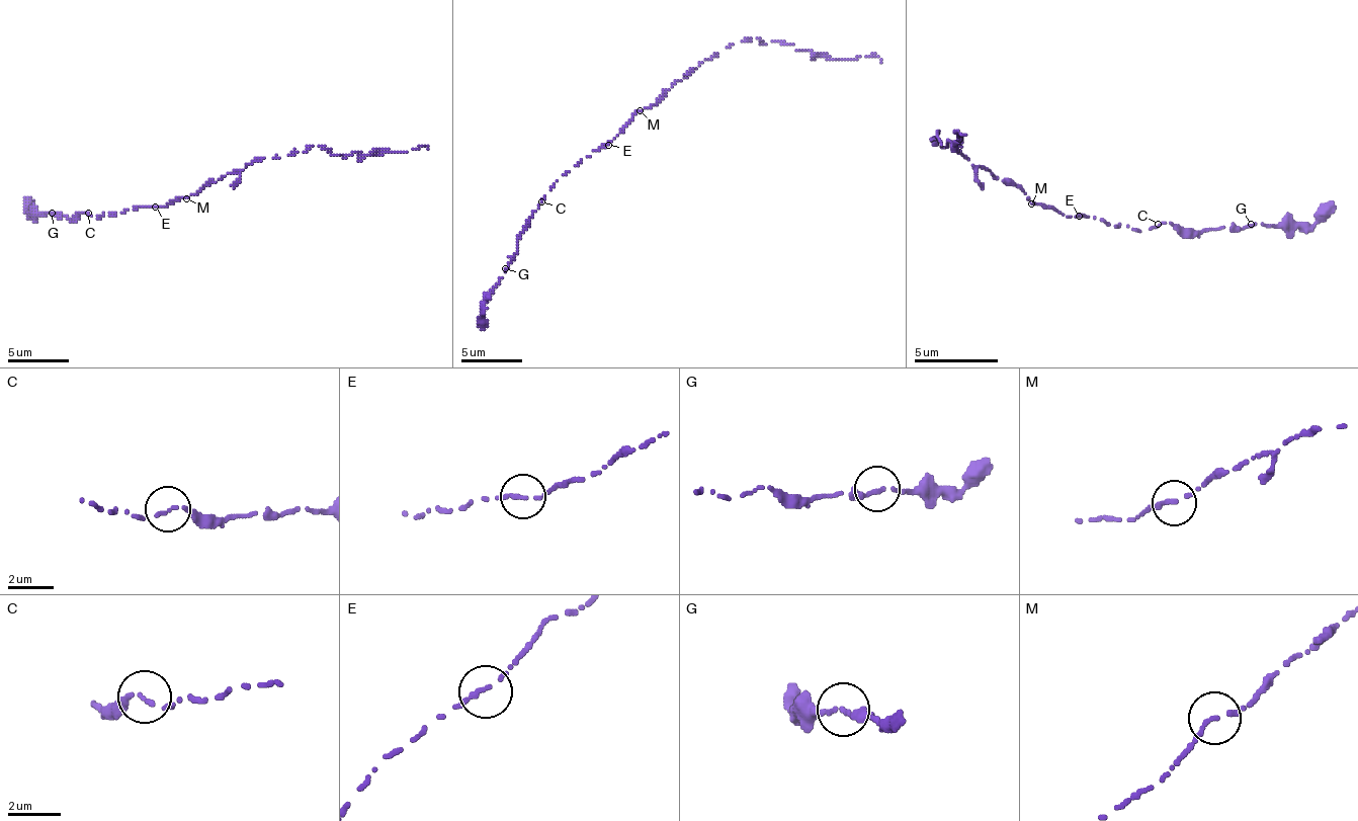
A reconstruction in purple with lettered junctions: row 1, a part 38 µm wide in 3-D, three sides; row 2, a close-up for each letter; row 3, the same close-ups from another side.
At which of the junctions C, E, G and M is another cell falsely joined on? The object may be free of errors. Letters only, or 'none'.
M

